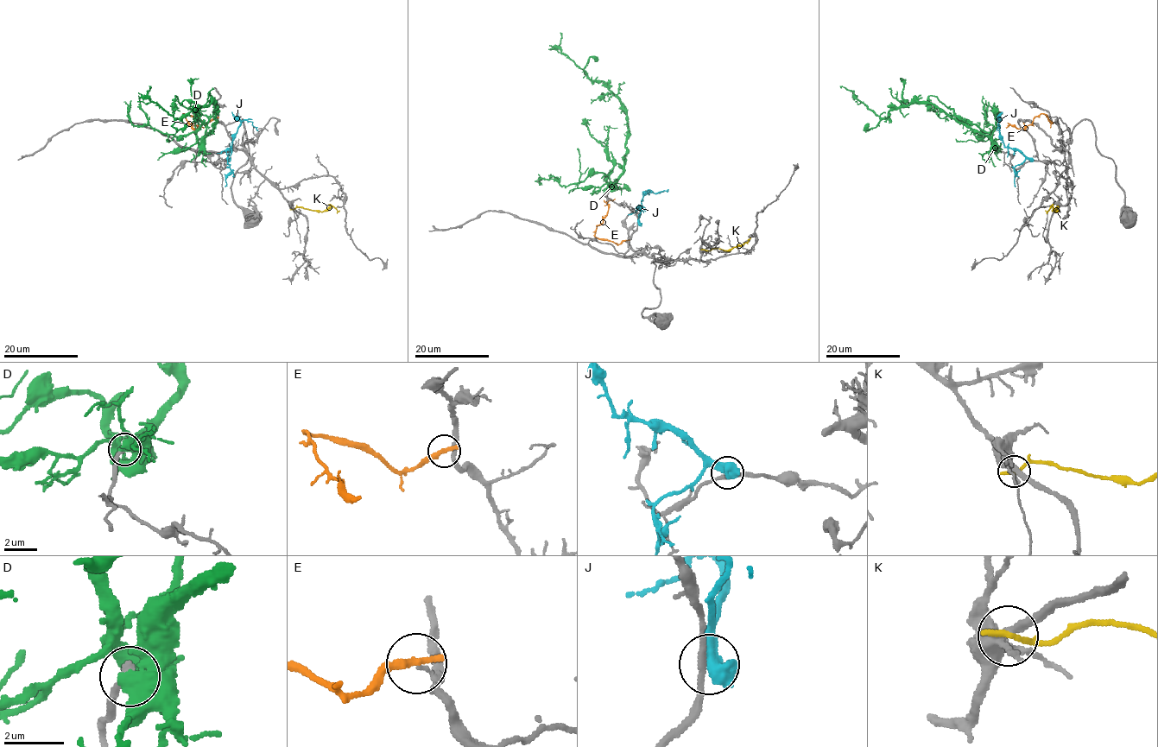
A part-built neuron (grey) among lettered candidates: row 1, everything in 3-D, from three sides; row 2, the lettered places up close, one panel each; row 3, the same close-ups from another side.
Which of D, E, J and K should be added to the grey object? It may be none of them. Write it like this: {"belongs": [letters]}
{"belongs": []}

